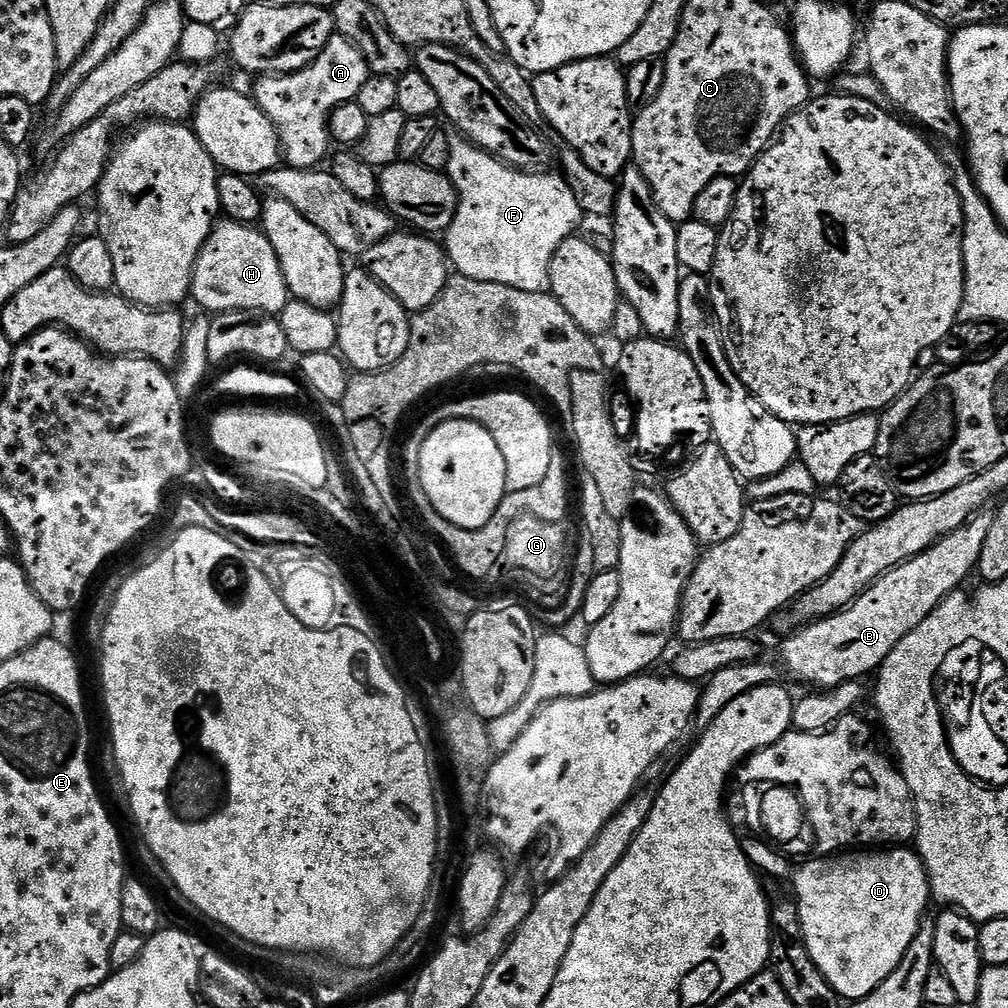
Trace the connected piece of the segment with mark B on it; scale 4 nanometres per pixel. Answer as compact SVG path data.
M981 514L969 520L963 528L954 530L946 538L942 538L934 546L930 546L922 554L910 558L905 564L900 564L890 570L885 576L879 576L853 604L849 604L843 612L836 612L824 620L817 620L796 630L781 650L780 656L784 659L784 668L796 680L804 684L814 685L817 689L827 690L837 688L851 680L863 681L864 676L871 677L881 666L884 659L926 618L943 600L952 595L961 587L960 584L968 575L976 572L976 563L982 554L982 545L986 542L986 534L990 530L991 515Z

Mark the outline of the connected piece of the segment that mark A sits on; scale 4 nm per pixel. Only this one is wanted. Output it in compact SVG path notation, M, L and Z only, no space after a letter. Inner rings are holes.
M339 34L326 42L322 54L297 72L285 76L261 76L255 81L254 99L270 120L280 139L280 154L289 168L316 170L329 155L328 117L335 108L355 100L358 90L366 86L370 69L362 53Z

